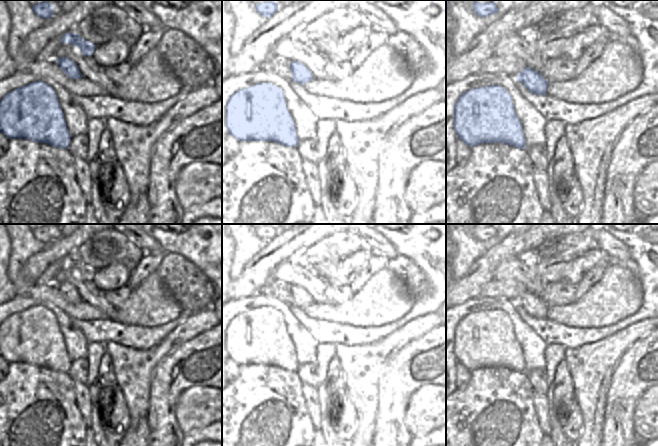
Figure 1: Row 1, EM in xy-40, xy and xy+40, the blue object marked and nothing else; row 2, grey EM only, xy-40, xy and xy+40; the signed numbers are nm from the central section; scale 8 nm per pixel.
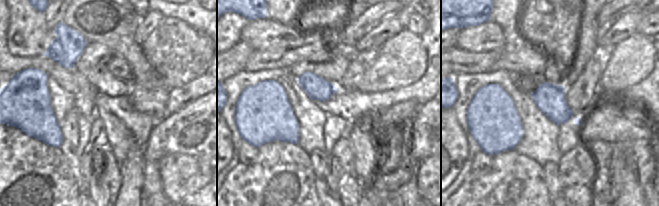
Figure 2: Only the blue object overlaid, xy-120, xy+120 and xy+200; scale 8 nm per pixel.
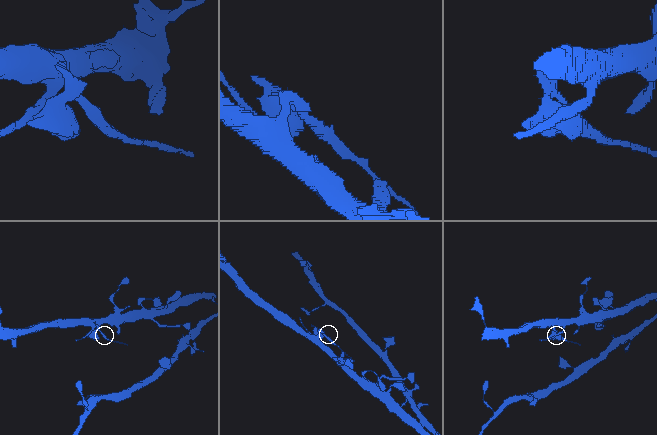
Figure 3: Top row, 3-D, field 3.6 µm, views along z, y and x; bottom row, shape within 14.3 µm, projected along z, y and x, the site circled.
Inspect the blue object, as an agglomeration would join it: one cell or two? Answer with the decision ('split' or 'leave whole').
split

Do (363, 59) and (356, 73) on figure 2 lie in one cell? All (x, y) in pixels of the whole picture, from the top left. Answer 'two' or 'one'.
one

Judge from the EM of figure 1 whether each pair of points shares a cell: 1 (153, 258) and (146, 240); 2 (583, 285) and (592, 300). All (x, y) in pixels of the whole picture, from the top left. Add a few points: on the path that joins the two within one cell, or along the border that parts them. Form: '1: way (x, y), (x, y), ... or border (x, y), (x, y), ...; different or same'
1: border (163, 250), (151, 250), (144, 253); different
2: border (602, 274), (596, 282), (576, 299); different

